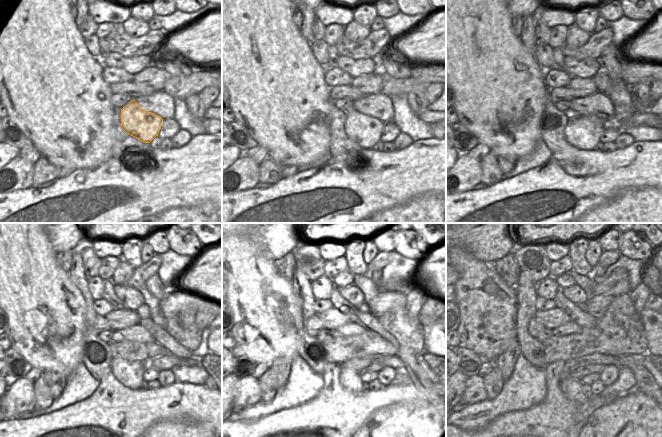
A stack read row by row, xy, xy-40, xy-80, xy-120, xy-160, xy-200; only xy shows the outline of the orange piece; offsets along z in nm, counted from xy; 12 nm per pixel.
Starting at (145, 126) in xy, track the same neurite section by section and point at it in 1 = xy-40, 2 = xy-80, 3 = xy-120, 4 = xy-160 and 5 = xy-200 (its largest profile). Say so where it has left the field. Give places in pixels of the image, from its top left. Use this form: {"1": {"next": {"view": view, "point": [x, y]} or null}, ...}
{"1": {"next": {"view": "xy-40", "point": [365, 130]}}, "2": {"next": {"view": "xy-80", "point": [583, 132]}}, "3": {"next": {"view": "xy-120", "point": [129, 373]}}, "4": {"next": {"view": "xy-160", "point": [350, 379]}}, "5": {"next": {"view": "xy-200", "point": [572, 388]}}}

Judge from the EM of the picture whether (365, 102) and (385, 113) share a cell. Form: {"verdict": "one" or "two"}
{"verdict": "one"}

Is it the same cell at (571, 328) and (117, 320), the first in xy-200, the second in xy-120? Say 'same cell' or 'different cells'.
different cells

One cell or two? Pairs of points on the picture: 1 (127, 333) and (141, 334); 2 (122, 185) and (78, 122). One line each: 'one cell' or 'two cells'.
1: one cell
2: two cells

